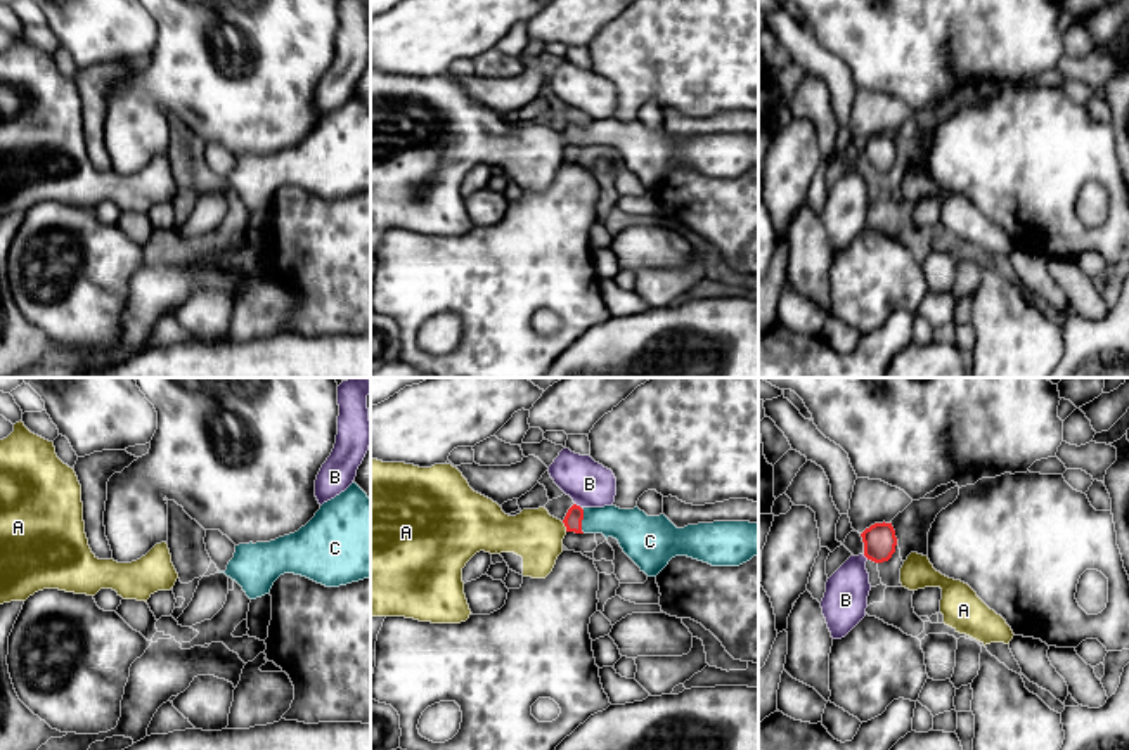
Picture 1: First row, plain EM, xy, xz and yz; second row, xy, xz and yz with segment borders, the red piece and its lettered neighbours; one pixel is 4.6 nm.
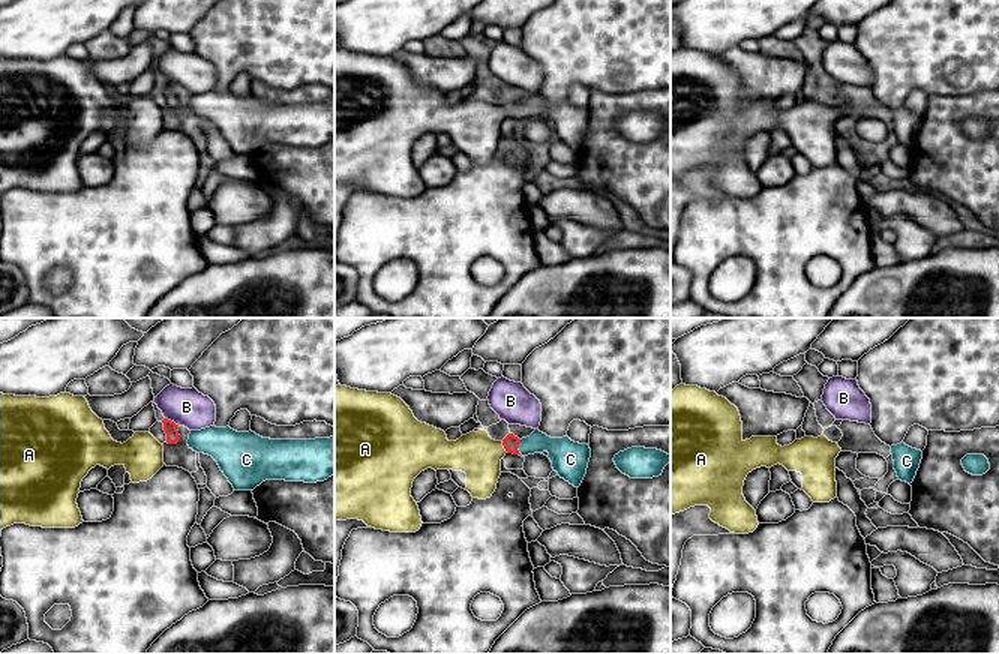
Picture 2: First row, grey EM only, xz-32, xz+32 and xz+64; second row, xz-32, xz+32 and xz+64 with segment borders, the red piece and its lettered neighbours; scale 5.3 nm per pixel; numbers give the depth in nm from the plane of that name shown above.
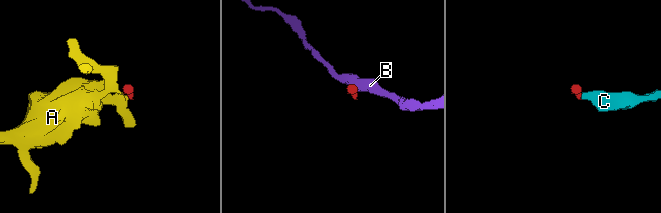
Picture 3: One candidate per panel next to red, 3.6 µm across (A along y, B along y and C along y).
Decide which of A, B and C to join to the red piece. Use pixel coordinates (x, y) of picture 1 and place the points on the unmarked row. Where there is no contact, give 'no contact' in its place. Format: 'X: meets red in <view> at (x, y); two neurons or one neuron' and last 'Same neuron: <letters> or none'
A: meets red in xz at (565, 137); one neuron
B: meets red in xz at (579, 118); two neurons
C: meets red in xz at (580, 134); one neuron
Same neuron: A, C

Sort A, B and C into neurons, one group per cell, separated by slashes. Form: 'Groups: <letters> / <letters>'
Groups: A C / B

